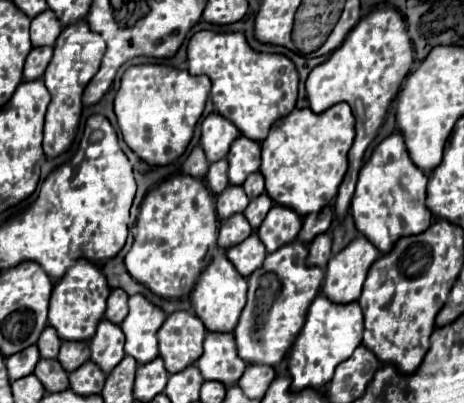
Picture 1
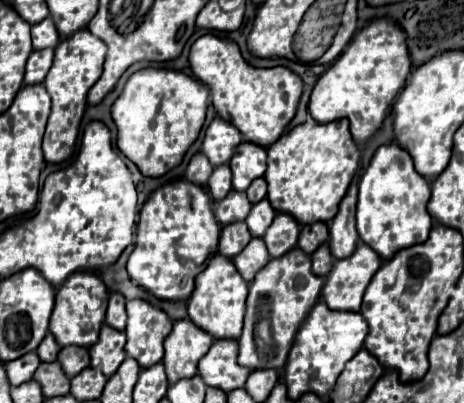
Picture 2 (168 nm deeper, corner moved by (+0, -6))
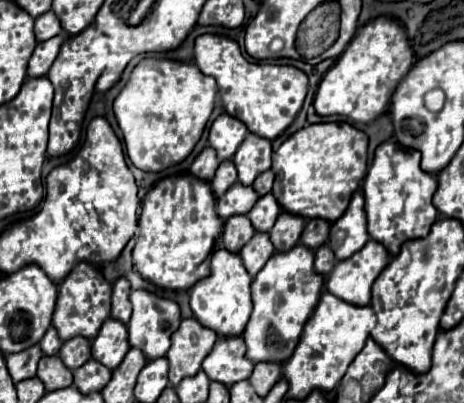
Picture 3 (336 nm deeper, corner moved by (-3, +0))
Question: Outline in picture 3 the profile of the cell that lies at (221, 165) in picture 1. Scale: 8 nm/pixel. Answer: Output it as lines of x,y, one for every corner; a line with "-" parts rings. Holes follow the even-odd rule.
225,160
219,164
217,172
215,172
215,178
211,180
211,188
215,192
215,196
223,196
227,192
227,188
231,188
233,184
237,182
237,170
235,170
235,164
231,160

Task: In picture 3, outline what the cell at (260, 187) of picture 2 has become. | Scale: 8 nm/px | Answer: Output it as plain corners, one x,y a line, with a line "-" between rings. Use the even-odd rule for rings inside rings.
267,170
263,174
259,174
253,182
253,190
259,194
259,196
265,196
271,192
271,186
273,186
273,172

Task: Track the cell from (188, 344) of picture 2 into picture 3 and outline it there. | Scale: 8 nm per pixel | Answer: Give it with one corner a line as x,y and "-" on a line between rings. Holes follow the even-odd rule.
187,318
171,336
169,360
169,382
177,386
183,378
195,376
201,370
203,358
211,352
217,334
201,326
195,318

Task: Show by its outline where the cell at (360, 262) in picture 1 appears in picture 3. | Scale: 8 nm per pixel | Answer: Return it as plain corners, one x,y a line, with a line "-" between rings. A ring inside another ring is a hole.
369,240
359,252
347,260
339,260
327,276
327,290
355,306
367,306
371,300
371,284
389,264
389,252
383,244

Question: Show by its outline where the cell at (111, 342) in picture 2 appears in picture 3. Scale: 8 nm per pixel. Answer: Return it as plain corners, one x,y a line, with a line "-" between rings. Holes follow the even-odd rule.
107,318
93,340
93,358
107,366
109,370
115,370
125,354
129,352
129,342
127,342
127,326
119,320

